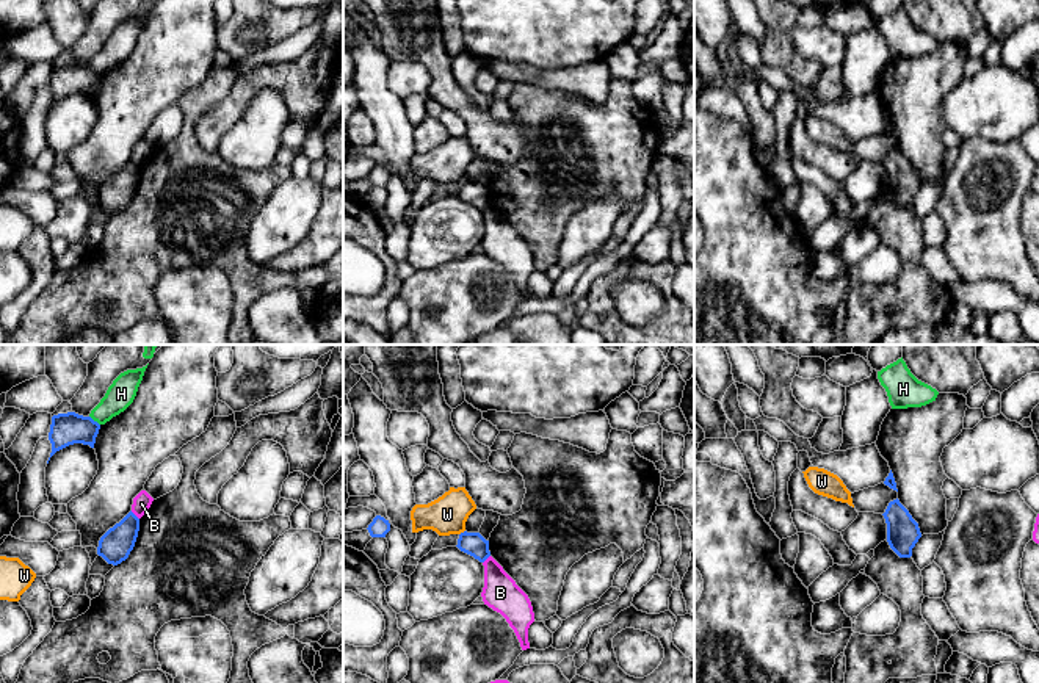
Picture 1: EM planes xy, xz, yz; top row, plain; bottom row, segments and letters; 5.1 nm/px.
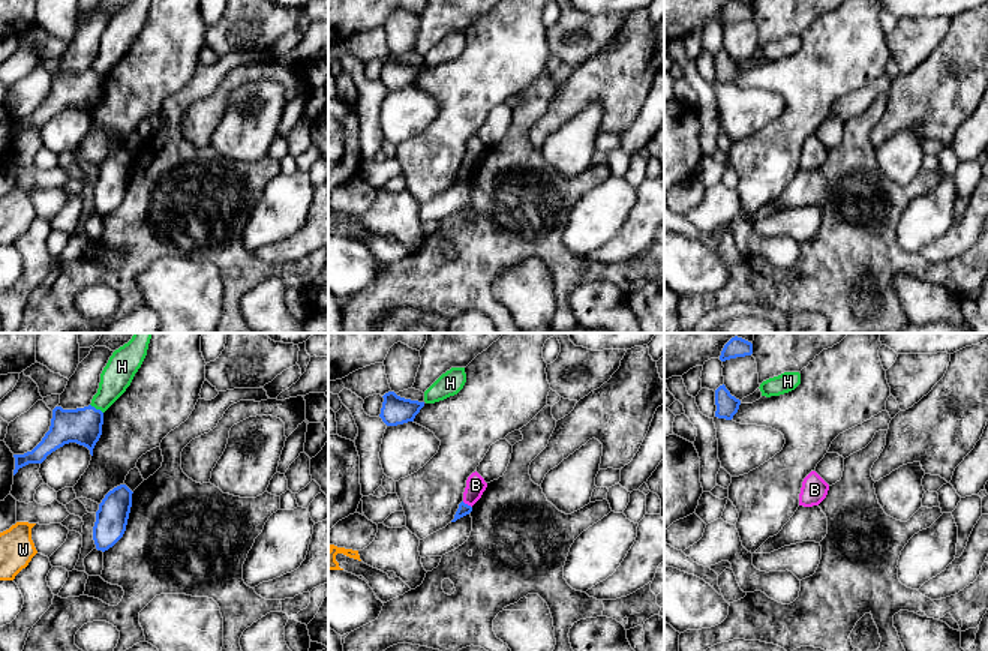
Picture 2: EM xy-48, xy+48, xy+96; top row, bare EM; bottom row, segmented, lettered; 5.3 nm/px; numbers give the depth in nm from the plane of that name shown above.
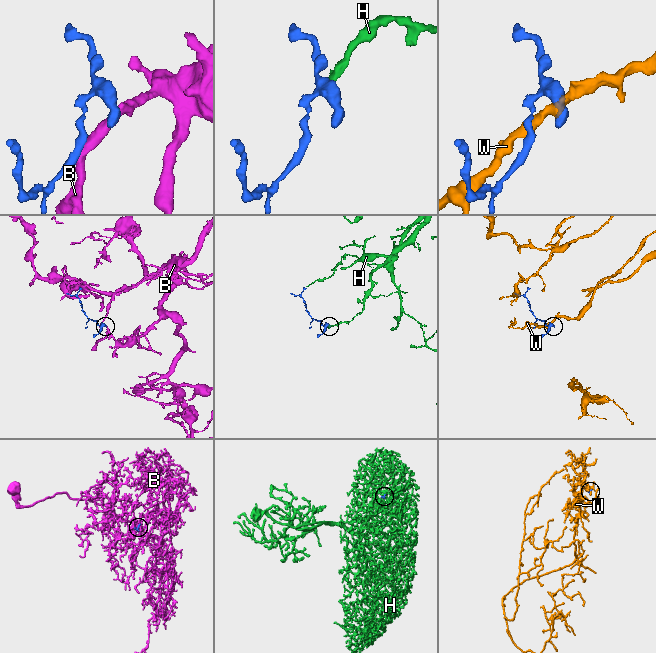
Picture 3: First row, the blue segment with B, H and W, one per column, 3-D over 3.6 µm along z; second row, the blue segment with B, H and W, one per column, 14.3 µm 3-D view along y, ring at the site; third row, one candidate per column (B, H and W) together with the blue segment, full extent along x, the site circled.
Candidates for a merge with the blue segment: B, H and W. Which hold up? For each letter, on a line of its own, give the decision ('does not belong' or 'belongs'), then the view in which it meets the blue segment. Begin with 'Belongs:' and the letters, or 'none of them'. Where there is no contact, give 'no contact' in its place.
Belongs: none of them
B: does not belong; meets blue in xy
H: does not belong; meets blue in xy
W: does not belong; meets blue in xz

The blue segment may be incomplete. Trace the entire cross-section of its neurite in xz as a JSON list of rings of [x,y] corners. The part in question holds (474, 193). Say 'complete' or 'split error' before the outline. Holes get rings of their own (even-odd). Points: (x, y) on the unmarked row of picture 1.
complete | [[[461,182],[456,196],[480,211],[484,211],[491,205],[489,190],[486,190],[480,182]]]

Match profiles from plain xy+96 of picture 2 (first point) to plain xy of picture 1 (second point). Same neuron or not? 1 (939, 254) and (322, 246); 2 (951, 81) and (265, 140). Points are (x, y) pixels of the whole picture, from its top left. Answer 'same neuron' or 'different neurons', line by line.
1: same neuron
2: different neurons

